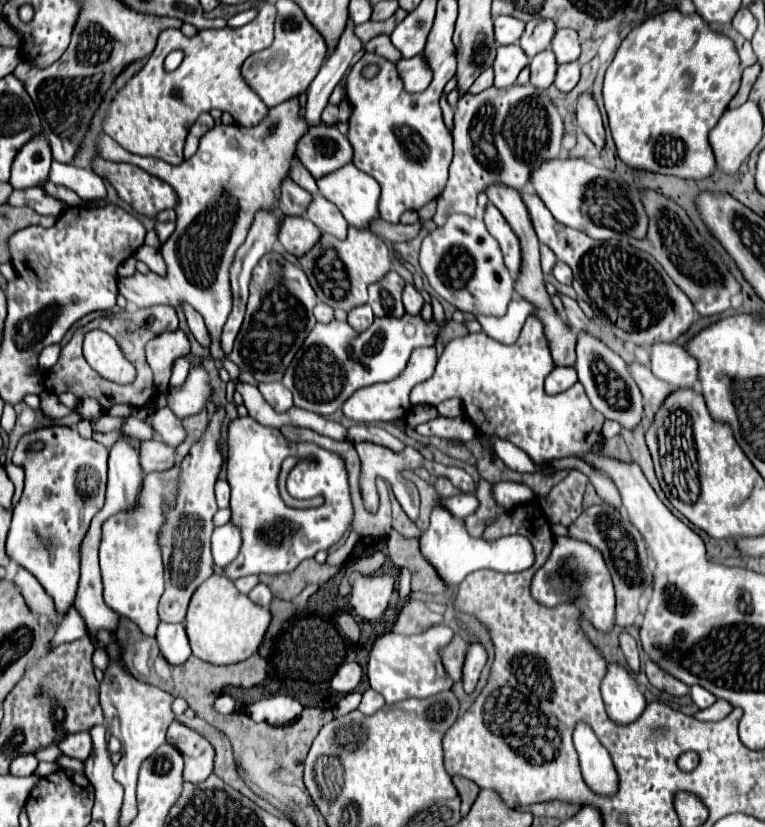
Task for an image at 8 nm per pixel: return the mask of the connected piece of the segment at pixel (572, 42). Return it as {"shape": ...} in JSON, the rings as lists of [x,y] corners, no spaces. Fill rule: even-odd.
{"shape":[[[558,29],[552,39],[552,51],[558,63],[570,63],[580,57],[580,41],[574,29]]]}

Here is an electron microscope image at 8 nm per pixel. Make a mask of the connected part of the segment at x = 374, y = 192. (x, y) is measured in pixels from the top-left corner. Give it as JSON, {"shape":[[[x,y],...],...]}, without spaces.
{"shape":[[[352,163],[318,179],[318,189],[342,211],[352,227],[370,229],[370,223],[380,219],[380,185]]]}

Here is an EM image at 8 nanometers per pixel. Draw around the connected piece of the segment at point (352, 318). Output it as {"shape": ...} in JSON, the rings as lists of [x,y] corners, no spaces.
{"shape":[[[362,305],[362,307],[352,309],[348,313],[348,323],[356,331],[366,331],[374,323],[374,313],[372,313],[372,309],[368,305]]]}

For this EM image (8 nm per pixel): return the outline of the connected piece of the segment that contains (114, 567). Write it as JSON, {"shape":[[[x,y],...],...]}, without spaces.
{"shape":[[[178,465],[164,473],[146,475],[142,495],[138,497],[138,507],[130,513],[118,513],[110,517],[106,525],[102,525],[100,569],[104,583],[104,601],[118,615],[132,619],[148,637],[154,637],[160,625],[158,603],[164,593],[164,567],[158,549],[158,533],[164,523],[162,503],[174,501],[176,477]]]}

